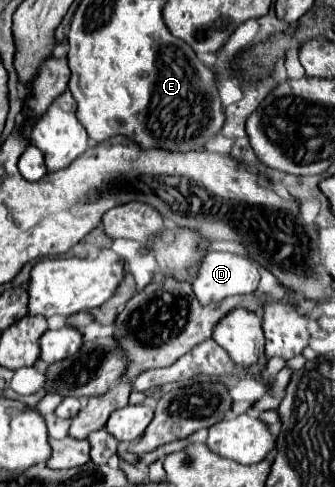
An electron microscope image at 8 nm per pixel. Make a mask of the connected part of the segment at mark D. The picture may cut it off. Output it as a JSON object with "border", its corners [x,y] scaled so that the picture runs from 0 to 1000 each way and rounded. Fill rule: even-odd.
{"border":[[[630,515],[594,548],[576,598],[600,626],[624,626],[690,606],[755,602],[767,585],[773,556],[749,536],[678,515]]]}

